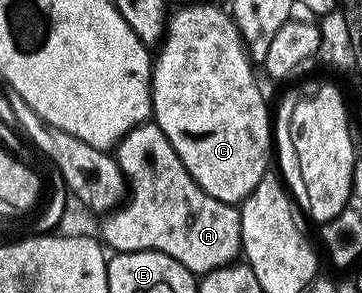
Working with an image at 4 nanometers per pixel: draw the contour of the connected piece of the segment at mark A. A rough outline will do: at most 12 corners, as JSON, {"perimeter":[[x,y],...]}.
{"perimeter":[[158,125],[116,146],[128,196],[100,221],[115,254],[195,275],[239,260],[239,206],[188,175]]}

